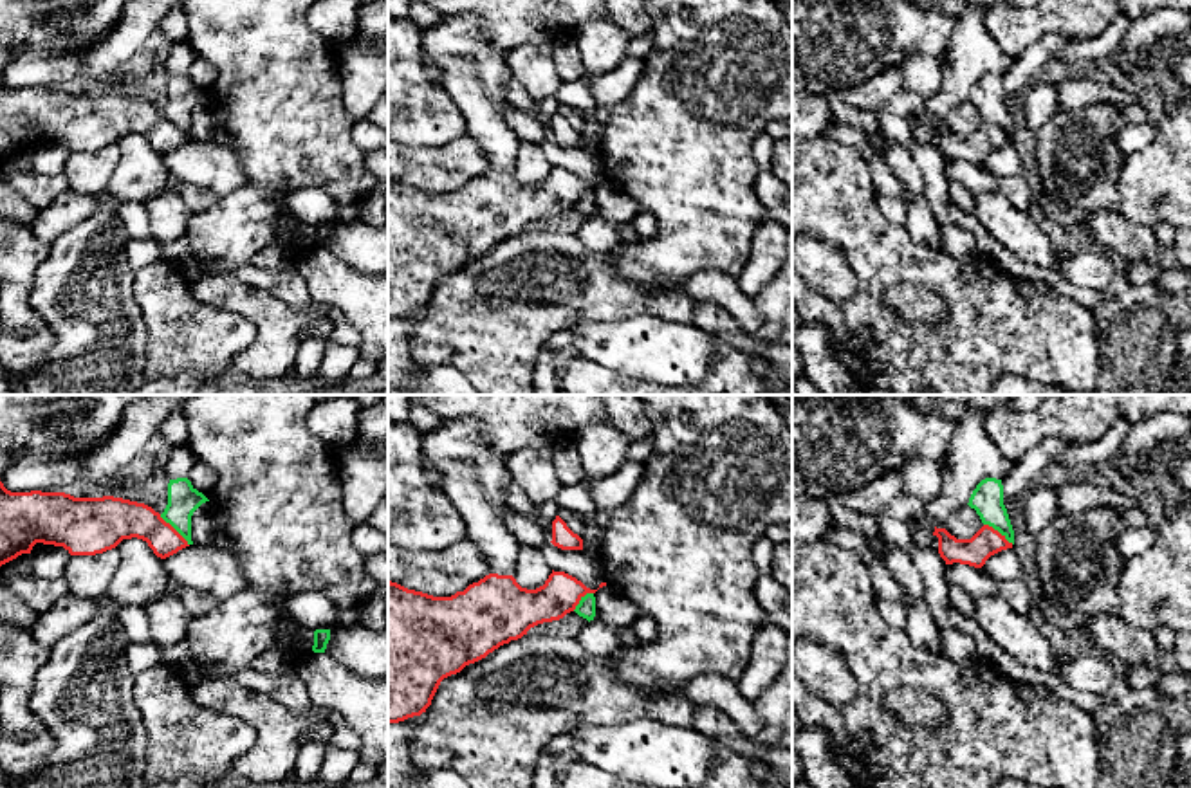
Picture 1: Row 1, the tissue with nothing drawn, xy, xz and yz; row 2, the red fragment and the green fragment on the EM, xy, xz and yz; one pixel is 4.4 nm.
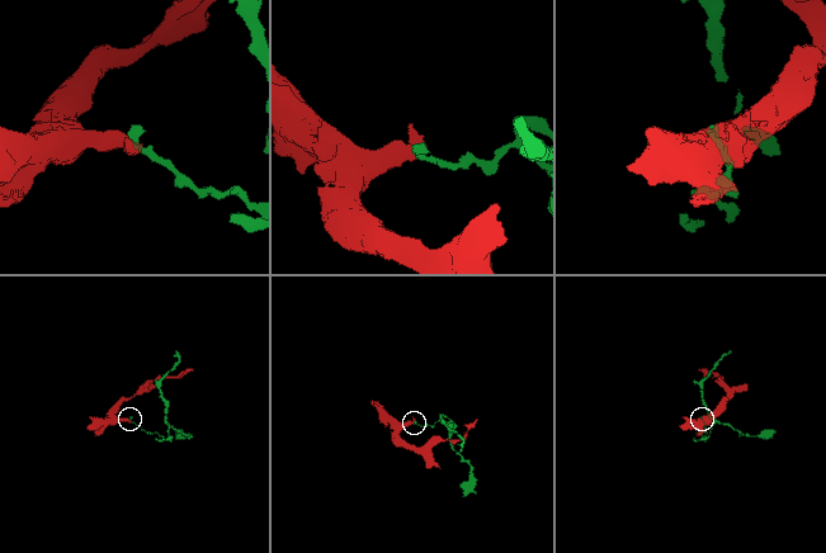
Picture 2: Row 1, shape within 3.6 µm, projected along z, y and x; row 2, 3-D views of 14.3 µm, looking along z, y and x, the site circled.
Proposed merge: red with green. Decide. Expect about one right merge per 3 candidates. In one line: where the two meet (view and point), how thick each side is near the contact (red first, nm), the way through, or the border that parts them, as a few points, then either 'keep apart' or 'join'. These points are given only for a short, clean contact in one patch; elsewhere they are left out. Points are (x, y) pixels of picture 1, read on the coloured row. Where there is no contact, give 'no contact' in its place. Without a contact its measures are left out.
meets red in xy at (175, 531); 180 nm thick on the red side, 140 nm on the other; border along xy (159, 514), (188, 545); keep apart

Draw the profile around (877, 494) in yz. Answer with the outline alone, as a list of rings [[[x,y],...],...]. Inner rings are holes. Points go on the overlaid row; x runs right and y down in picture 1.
[[[890,471],[861,489],[852,489],[839,496],[839,501],[854,510],[864,514],[877,514],[890,507],[902,494],[902,472]]]

